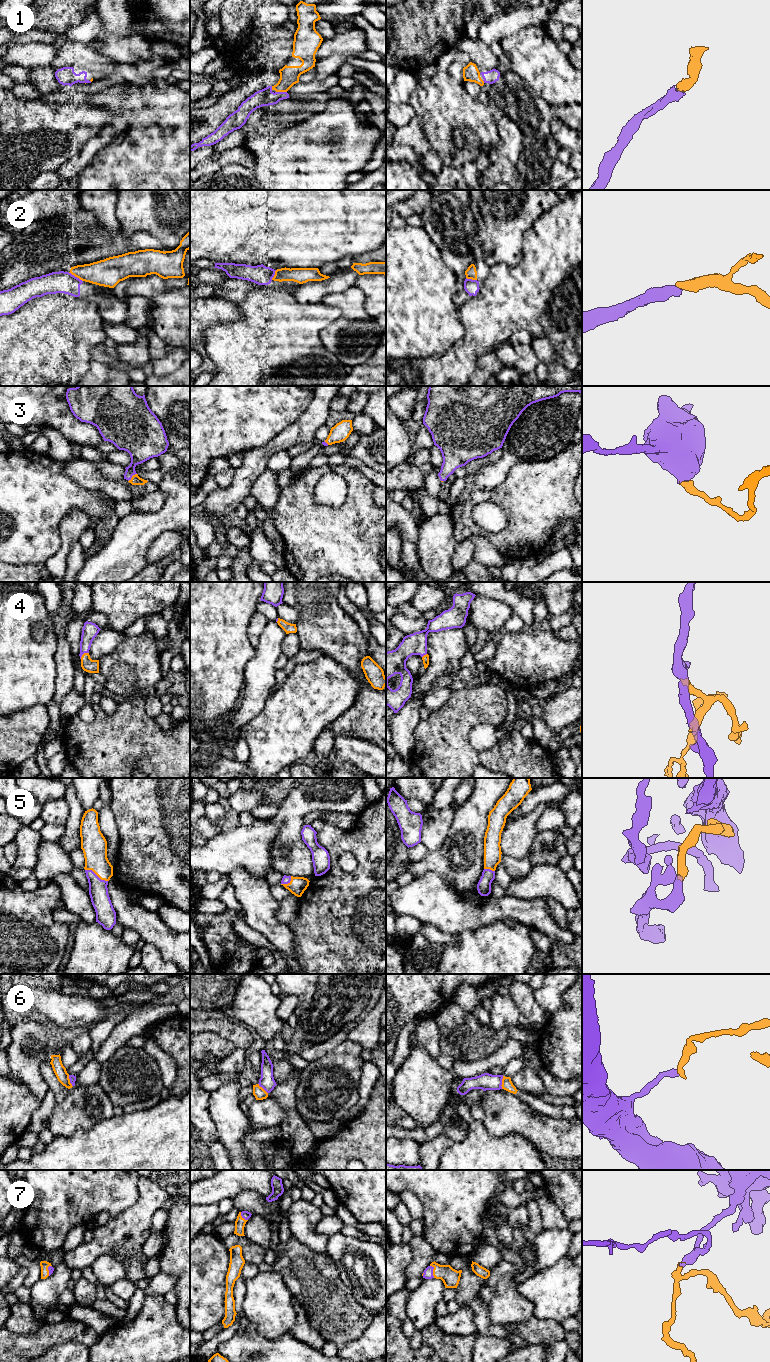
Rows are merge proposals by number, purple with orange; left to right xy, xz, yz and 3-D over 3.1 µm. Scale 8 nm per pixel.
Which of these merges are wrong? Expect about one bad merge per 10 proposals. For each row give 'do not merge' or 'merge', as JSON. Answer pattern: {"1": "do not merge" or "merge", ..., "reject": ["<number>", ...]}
{"1": "merge", "2": "do not merge", "3": "merge", "4": "merge", "5": "merge", "6": "do not merge", "7": "merge", "reject": ["2", "6"]}

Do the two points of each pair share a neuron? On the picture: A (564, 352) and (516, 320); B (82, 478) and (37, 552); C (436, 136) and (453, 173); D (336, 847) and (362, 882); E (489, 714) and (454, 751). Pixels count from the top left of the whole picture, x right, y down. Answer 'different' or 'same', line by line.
A: different
B: different
C: different
D: same
E: same

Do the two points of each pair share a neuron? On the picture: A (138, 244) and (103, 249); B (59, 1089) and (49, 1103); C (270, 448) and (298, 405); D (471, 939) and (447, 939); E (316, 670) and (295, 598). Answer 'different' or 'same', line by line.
A: same
B: different
C: different
D: different
E: different

